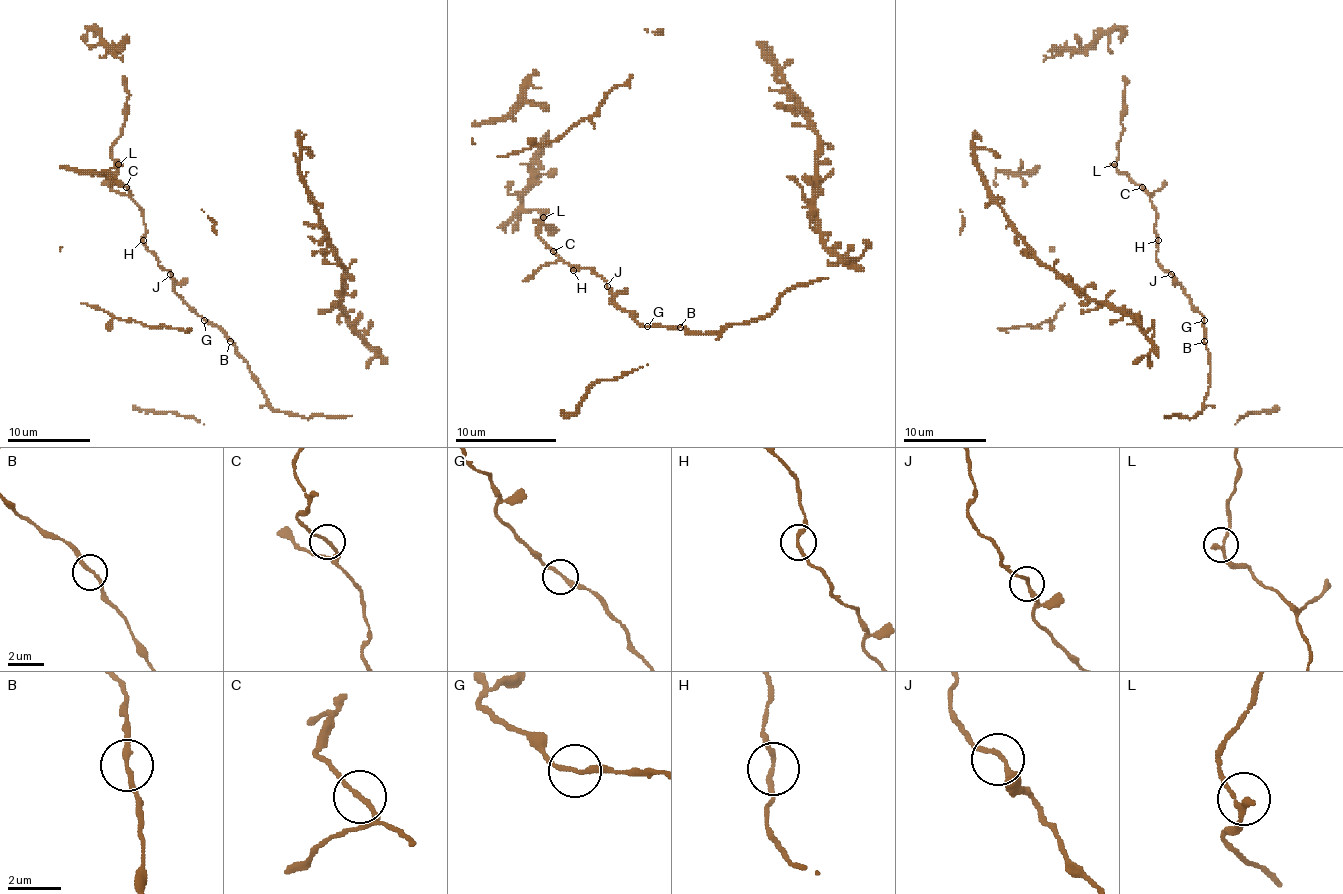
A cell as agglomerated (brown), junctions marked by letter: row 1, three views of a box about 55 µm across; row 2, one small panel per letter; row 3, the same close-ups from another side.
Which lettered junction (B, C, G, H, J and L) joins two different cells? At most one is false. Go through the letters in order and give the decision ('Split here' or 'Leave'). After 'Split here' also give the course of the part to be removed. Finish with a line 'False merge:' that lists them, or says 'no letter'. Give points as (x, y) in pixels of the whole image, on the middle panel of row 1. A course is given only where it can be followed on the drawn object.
B: Leave
C: Leave
G: Leave
H: Leave
J: Leave
L: Leave
False merge: no letter

